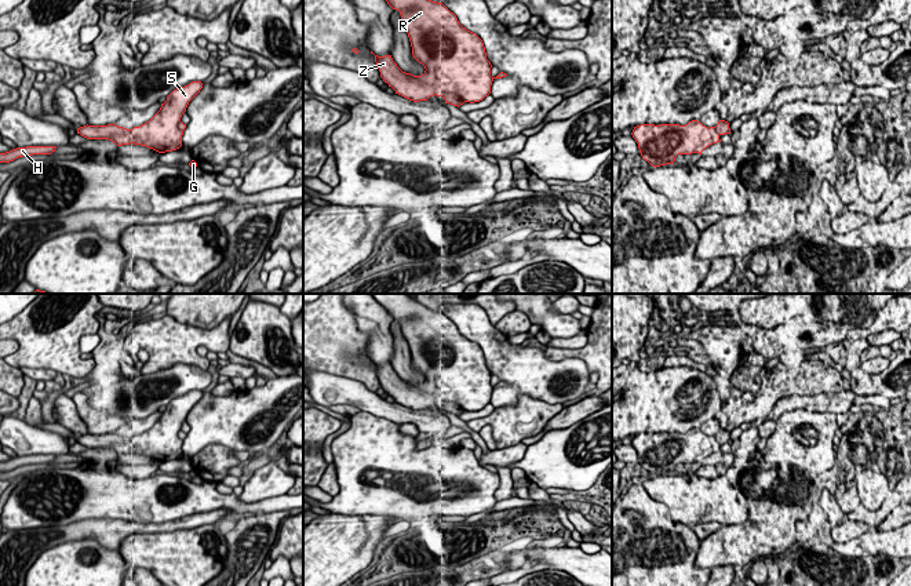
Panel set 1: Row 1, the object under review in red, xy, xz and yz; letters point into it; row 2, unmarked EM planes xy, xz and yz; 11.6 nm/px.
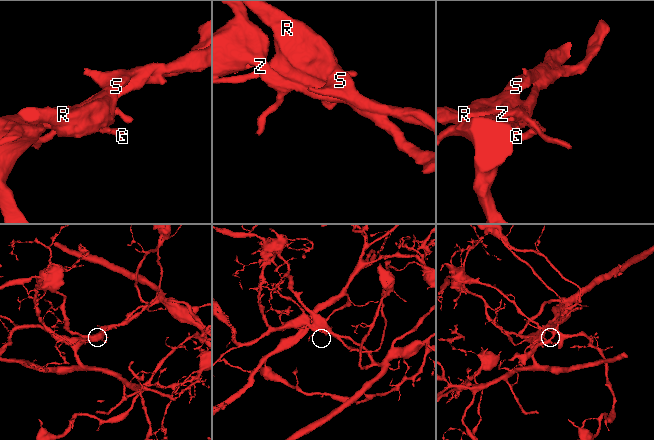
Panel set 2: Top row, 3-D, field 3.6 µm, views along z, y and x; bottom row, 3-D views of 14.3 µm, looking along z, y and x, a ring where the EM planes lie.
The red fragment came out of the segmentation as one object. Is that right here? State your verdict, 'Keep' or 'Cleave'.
Cleave

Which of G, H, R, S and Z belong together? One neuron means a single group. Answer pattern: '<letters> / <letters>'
G H R S / Z

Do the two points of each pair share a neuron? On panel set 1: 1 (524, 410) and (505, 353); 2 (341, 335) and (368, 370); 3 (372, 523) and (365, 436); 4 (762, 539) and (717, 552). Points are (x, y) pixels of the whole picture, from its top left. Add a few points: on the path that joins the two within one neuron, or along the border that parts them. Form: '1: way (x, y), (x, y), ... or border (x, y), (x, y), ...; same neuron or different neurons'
1: border (550, 403), (520, 395), (514, 404), (495, 408); different neurons
2: way (349, 344), (364, 361); same neuron
3: border (339, 514), (386, 514), (397, 519); different neurons
4: way (751, 539), (735, 545), (728, 552); same neuron

